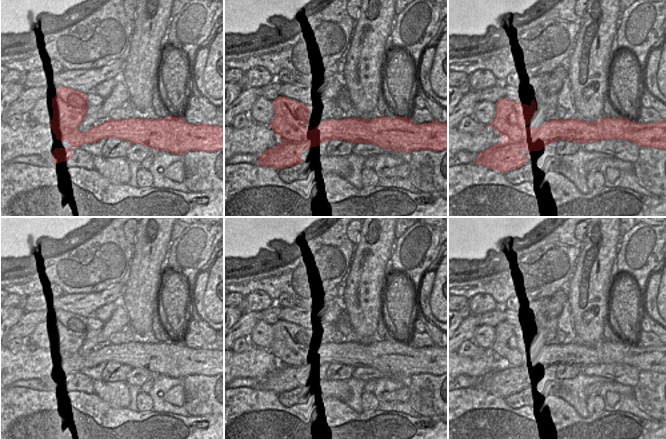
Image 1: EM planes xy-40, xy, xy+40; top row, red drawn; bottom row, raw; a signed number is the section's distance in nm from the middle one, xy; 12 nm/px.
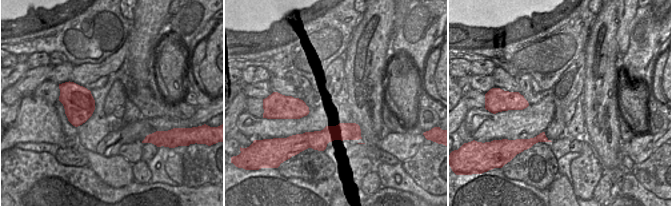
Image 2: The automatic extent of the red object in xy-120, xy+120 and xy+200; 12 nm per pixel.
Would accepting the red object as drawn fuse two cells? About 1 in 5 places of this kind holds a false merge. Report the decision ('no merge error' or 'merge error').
merge error

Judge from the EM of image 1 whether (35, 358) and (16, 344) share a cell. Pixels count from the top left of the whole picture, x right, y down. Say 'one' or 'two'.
two

